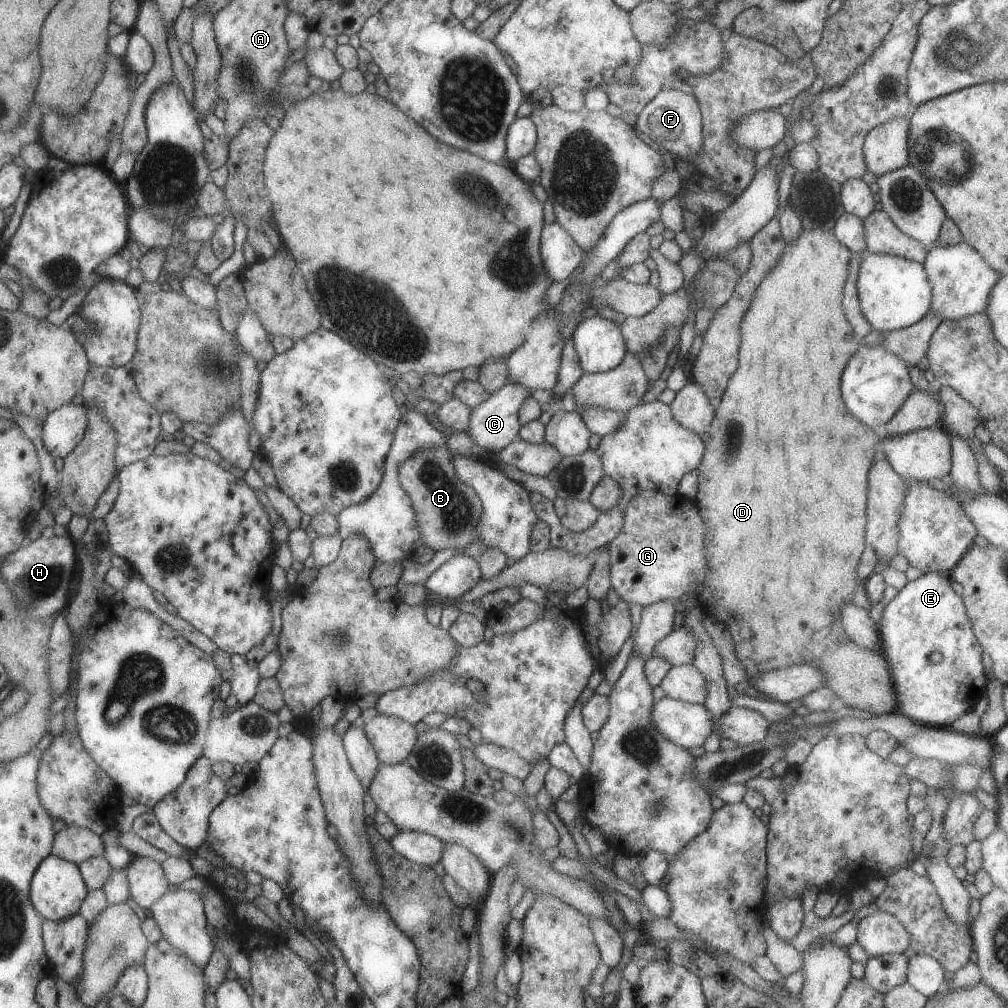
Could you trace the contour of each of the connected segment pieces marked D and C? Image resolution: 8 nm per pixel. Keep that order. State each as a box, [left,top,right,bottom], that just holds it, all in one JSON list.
[[694,228,880,678],[465,382,530,455]]

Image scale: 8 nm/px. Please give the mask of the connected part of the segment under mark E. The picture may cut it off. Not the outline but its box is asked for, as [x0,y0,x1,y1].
[876,572,988,729]

